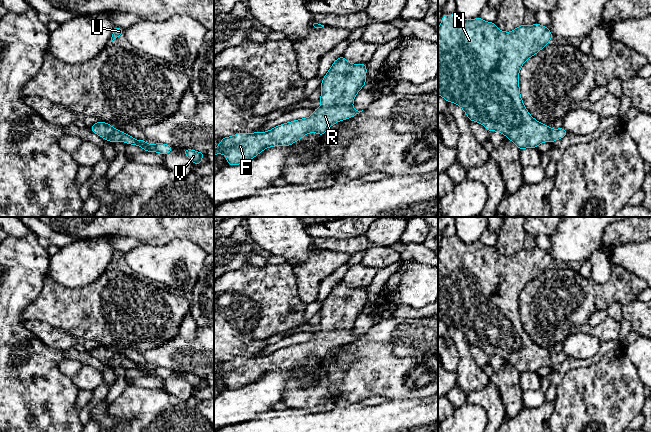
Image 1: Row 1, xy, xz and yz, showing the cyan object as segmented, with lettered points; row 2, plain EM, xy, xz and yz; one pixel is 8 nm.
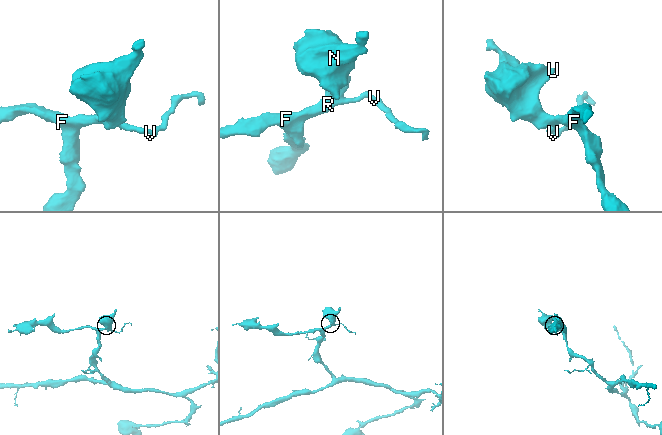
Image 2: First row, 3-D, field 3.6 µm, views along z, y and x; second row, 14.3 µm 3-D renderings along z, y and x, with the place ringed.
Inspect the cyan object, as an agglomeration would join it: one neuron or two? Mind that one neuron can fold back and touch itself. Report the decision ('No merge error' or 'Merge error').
No merge error

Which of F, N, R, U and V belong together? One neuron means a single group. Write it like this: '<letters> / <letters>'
F N R U V

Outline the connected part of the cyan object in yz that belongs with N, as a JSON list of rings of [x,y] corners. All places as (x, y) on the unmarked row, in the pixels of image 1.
[[[460,238],[444,239],[438,252],[438,319],[460,330],[469,345],[482,348],[489,356],[504,358],[520,374],[559,364],[568,356],[563,351],[552,353],[530,339],[520,319],[518,302],[522,289],[552,262],[549,252],[538,247],[504,256],[480,241],[467,244]]]

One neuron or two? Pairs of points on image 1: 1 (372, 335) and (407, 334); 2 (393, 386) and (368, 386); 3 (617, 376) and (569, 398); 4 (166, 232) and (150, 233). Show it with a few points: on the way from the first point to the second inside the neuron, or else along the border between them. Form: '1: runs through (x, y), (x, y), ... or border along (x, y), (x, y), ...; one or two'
1: runs through (381, 334), (398, 334); one
2: runs through (387, 386), (374, 386); one
3: runs through (605, 386), (595, 396), (581, 397); one
4: runs through (162, 232), (154, 232); one

